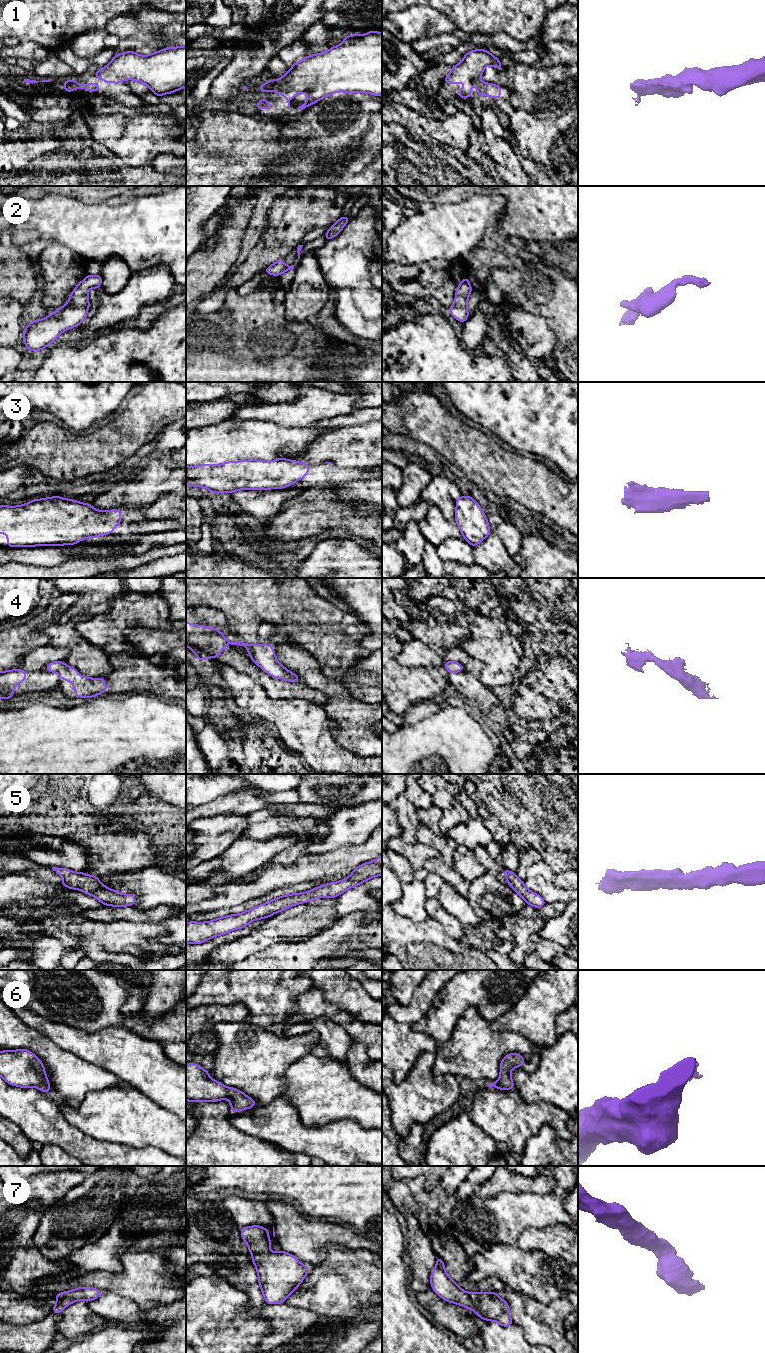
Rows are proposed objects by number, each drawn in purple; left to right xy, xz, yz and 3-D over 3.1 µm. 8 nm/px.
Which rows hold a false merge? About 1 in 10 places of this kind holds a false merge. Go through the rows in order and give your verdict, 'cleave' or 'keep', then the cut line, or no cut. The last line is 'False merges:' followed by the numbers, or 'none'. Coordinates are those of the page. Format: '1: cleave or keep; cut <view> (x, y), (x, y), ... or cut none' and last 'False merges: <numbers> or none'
1: keep; cut none
2: keep; cut none
3: keep; cut none
4: cleave; cut xz (247, 645), (249, 653)
5: keep; cut none
6: keep; cut none
7: keep; cut none
False merges: 4

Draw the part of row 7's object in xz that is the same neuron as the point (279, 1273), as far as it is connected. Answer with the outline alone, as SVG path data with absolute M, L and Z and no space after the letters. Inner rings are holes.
M247 1226L240 1230L243 1241L246 1242L249 1253L252 1254L252 1263L258 1273L258 1283L265 1298L266 1304L281 1304L303 1282L309 1268L298 1261L293 1255L285 1251L271 1252L271 1241L268 1229L262 1226Z

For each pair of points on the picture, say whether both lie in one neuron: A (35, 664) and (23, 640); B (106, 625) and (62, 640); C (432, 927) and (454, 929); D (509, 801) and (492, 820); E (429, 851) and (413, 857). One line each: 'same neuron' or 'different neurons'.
A: different neurons
B: different neurons
C: different neurons
D: different neurons
E: same neuron

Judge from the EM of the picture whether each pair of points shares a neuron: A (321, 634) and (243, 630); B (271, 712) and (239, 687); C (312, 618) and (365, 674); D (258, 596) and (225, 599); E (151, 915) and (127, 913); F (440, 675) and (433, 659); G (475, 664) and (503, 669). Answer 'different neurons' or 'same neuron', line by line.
A: same neuron
B: same neuron
C: different neurons
D: same neuron
E: same neuron
F: different neurons
G: different neurons

